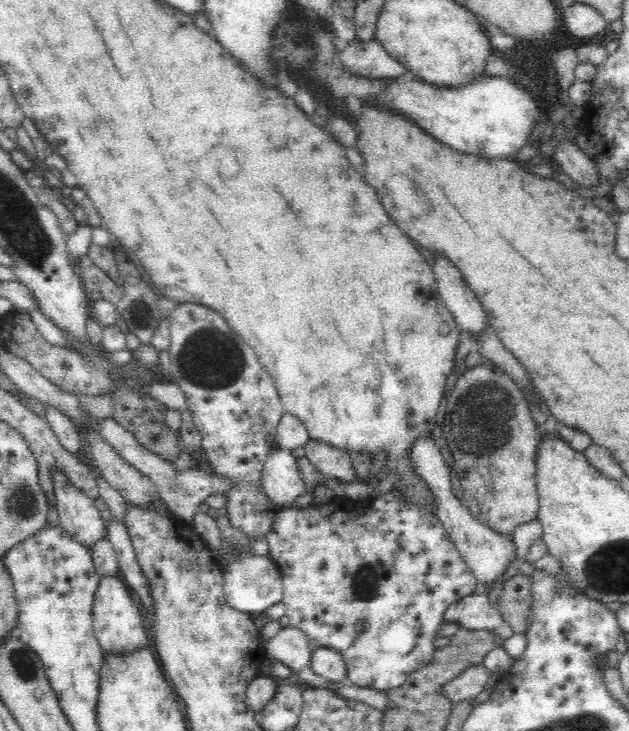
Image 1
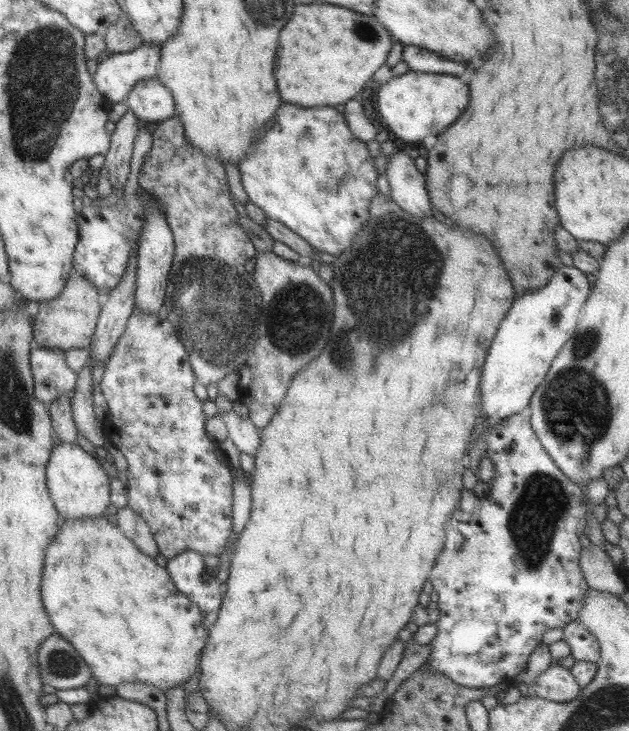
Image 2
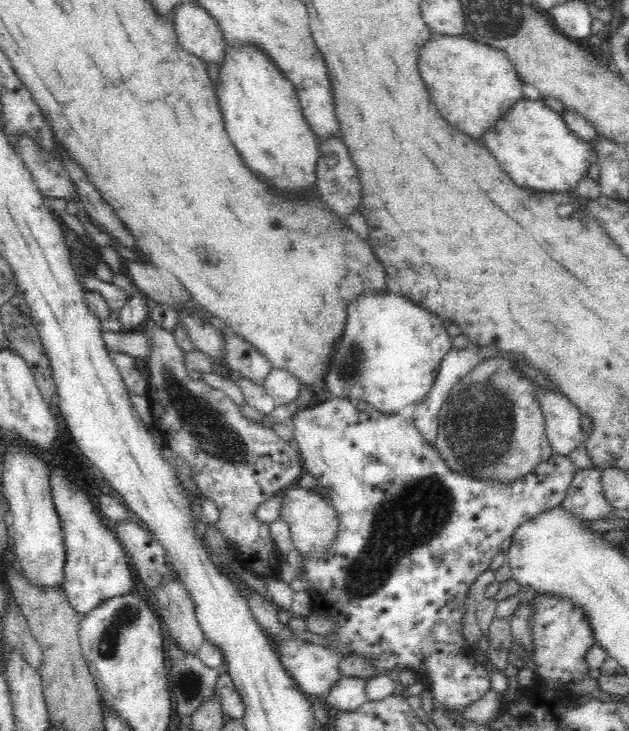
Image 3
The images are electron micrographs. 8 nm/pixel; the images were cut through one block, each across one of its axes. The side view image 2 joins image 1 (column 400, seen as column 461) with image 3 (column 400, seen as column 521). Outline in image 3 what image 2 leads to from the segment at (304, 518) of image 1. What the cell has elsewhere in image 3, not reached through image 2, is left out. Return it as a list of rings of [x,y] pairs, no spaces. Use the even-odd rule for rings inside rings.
[[[323,397],[316,404],[312,404],[309,411],[294,413],[291,416],[290,424],[293,427],[293,439],[298,442],[299,455],[304,458],[307,473],[315,477],[318,485],[327,491],[327,496],[331,499],[338,516],[336,542],[318,558],[305,560],[305,573],[301,577],[296,575],[296,578],[307,580],[310,586],[307,592],[310,593],[313,600],[312,612],[328,614],[336,622],[339,628],[337,634],[328,637],[335,644],[339,644],[339,650],[363,654],[371,658],[377,668],[388,668],[399,672],[402,669],[412,669],[420,679],[431,678],[435,704],[439,704],[446,715],[454,715],[468,709],[468,706],[472,706],[476,700],[480,700],[491,689],[491,682],[483,664],[476,661],[475,652],[467,646],[462,634],[468,589],[478,574],[482,574],[488,568],[490,561],[500,552],[500,544],[506,538],[511,537],[518,525],[536,514],[548,512],[550,508],[561,505],[562,500],[566,498],[572,480],[574,480],[577,467],[572,463],[570,457],[564,458],[553,454],[548,460],[535,466],[532,472],[513,481],[504,482],[464,475],[464,473],[450,469],[450,465],[442,459],[438,450],[433,449],[430,443],[422,437],[412,419],[386,414],[378,409],[373,409],[371,413],[366,414],[364,411],[358,411],[355,402],[348,398]]]

